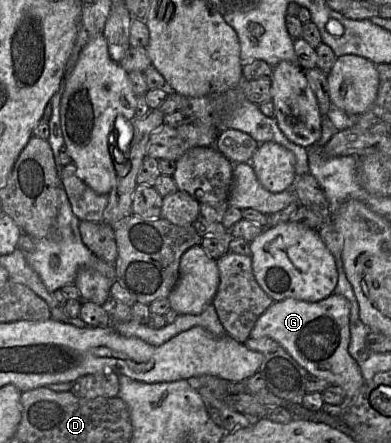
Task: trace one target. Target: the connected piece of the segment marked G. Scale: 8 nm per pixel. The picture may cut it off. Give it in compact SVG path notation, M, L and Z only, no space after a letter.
M333 293L318 302L307 302L286 298L274 303L258 318L250 338L270 337L280 344L309 374L328 381L331 386L340 387L346 395L346 402L358 395L366 383L356 360L349 354L350 343L350 309L349 300L343 295Z

